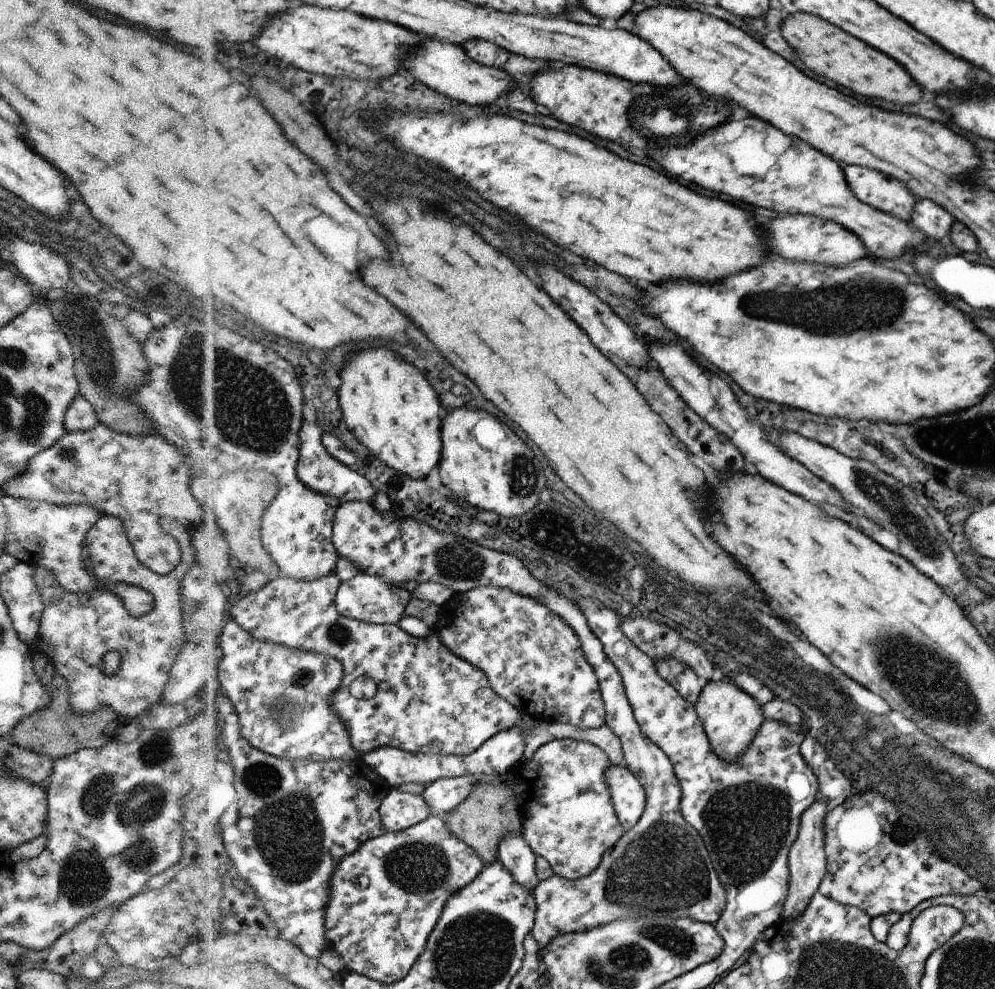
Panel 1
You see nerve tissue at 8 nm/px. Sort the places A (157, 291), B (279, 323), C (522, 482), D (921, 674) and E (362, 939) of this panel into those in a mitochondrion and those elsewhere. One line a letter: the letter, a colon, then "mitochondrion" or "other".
A: other
B: other
C: mitochondrion
D: mitochondrion
E: other

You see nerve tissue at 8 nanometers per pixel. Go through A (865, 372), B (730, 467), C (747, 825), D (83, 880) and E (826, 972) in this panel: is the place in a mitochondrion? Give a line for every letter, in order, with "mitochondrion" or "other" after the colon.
A: other
B: other
C: mitochondrion
D: mitochondrion
E: mitochondrion

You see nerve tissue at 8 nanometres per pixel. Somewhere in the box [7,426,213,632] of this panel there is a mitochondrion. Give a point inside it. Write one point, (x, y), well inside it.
(69, 456)

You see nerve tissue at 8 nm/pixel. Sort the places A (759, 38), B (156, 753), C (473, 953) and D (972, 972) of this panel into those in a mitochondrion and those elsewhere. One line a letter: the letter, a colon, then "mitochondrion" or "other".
A: other
B: mitochondrion
C: mitochondrion
D: mitochondrion

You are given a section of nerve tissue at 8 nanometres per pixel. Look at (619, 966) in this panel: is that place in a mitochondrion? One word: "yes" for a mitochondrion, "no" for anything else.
yes

